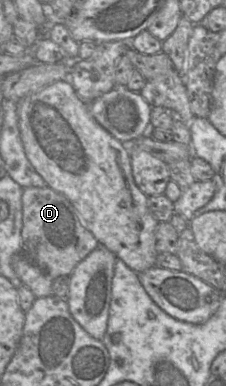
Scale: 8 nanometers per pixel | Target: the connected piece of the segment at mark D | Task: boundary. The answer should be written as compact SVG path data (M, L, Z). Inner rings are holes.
M49 186L25 188L22 193L22 209L22 254L52 280L61 276L69 277L76 266L99 246L71 202Z

